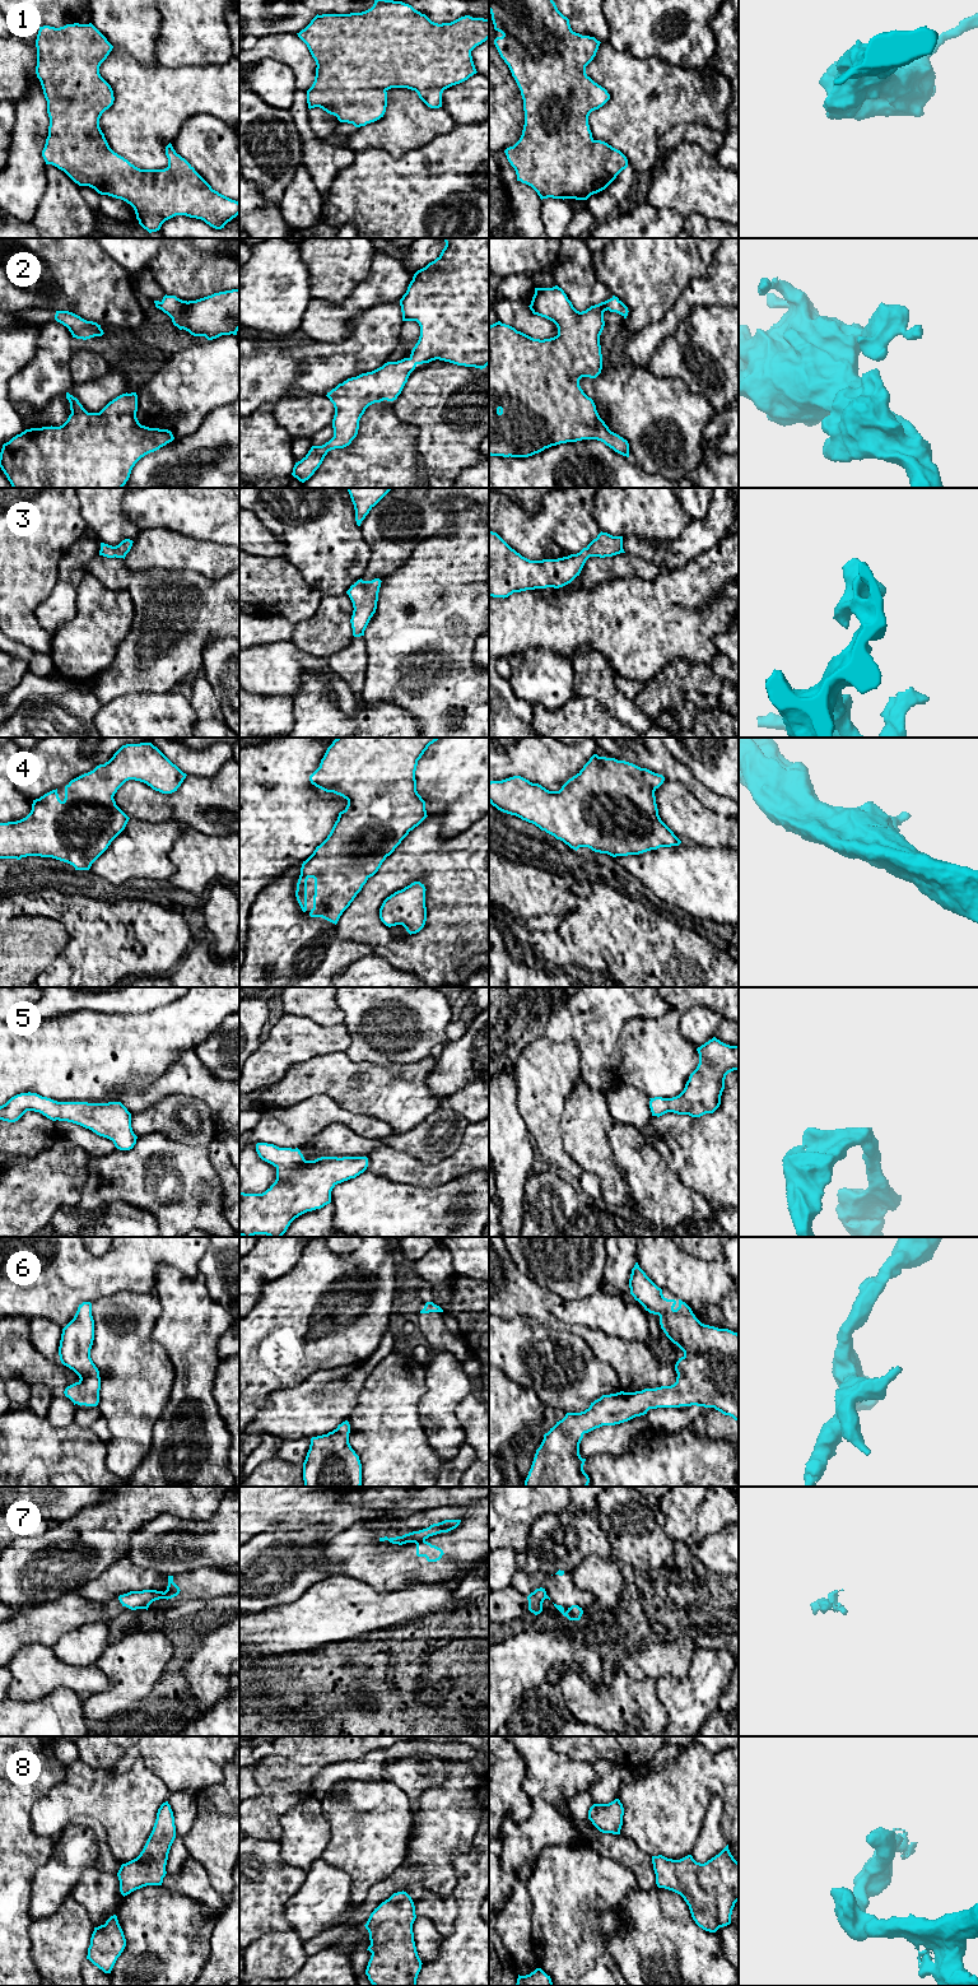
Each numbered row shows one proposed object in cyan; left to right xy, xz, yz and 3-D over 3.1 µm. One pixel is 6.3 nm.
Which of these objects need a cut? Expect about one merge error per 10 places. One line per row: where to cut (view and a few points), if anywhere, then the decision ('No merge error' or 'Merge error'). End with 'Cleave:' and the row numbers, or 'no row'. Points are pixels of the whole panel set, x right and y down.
1: No split. No merge error
2: No split. No merge error
3: No split. No merge error
4: No split. No merge error
5: No split. No merge error
6: No split. No merge error
7: Split along xz (424, 1539), (415, 1543). Merge error
8: No split. No merge error
Cleave: 7

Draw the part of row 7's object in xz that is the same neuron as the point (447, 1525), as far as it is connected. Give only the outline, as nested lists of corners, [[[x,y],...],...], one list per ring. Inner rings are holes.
[[[444,1520],[438,1524],[433,1524],[427,1529],[419,1530],[419,1531],[413,1531],[409,1534],[405,1534],[402,1536],[396,1536],[396,1538],[379,1538],[379,1541],[388,1540],[392,1544],[406,1544],[406,1543],[416,1543],[428,1539],[429,1536],[441,1534],[441,1532],[448,1532],[453,1529],[456,1529],[460,1525],[461,1520]]]

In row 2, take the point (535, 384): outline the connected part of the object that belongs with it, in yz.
[[[558,285],[535,288],[528,307],[534,315],[553,321],[558,327],[558,335],[540,340],[500,321],[489,326],[489,455],[528,457],[560,443],[597,439],[615,452],[629,457],[628,441],[609,429],[600,418],[593,400],[579,386],[582,377],[596,378],[602,369],[600,335],[605,326],[604,312],[609,310],[627,318],[628,307],[613,296],[610,299],[579,312]]]

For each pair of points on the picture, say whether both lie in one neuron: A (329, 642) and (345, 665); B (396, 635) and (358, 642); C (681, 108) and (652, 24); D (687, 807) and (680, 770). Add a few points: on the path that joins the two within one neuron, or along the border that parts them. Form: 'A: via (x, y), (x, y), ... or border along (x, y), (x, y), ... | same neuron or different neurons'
A: border along (354, 637), (345, 647), (331, 652), (326, 657) | different neurons
B: border along (362, 636), (366, 643), (367, 670) | different neurons
C: border along (636, 56), (659, 57), (675, 66), (694, 69) | different neurons
D: border along (665, 778), (680, 781), (703, 804) | different neurons

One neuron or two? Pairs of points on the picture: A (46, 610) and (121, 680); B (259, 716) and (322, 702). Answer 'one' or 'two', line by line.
A: two
B: two

